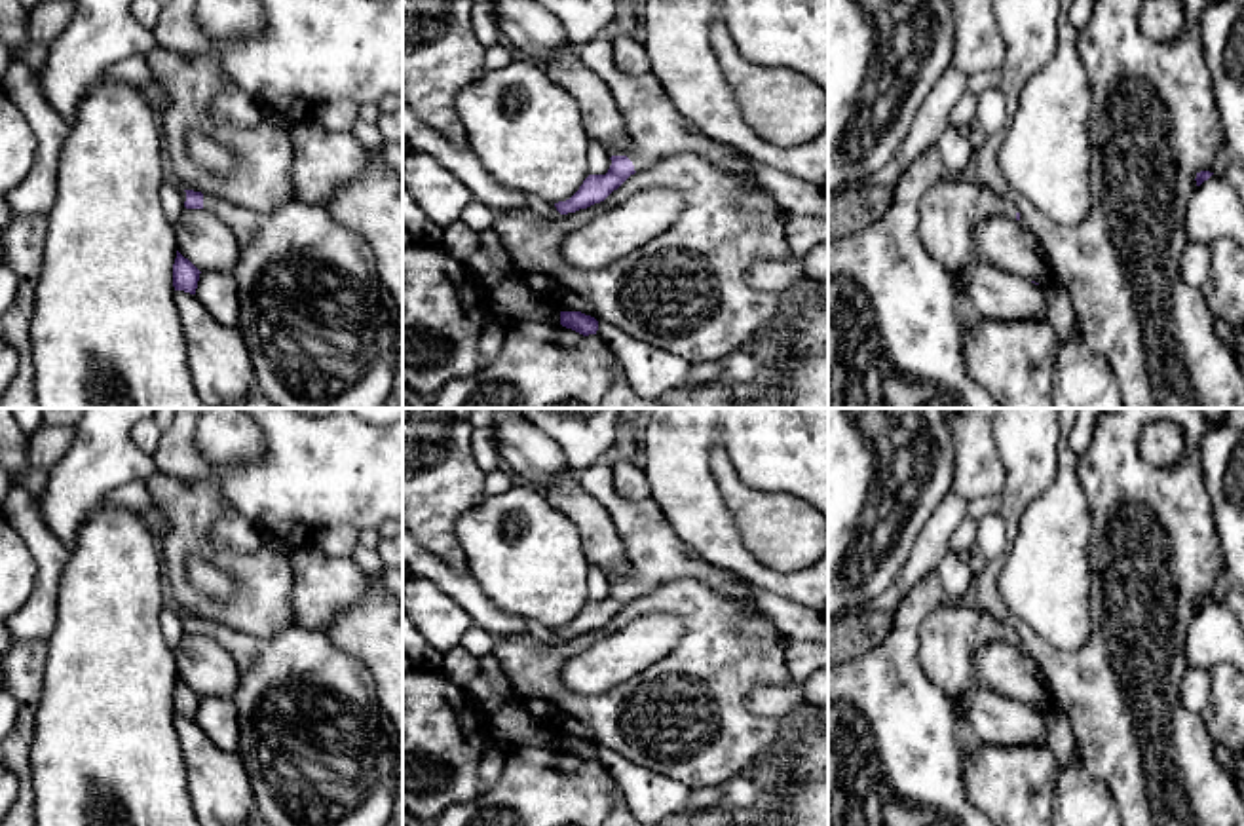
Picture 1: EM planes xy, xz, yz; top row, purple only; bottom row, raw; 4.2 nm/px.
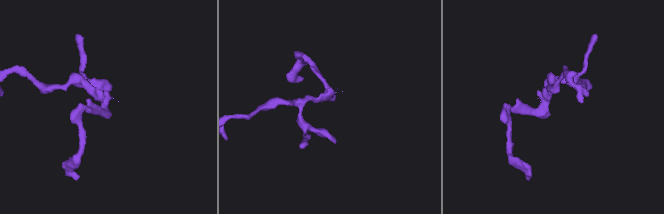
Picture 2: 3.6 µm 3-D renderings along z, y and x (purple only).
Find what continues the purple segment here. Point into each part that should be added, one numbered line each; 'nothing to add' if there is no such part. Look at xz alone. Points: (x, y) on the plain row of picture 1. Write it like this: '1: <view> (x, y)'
1: xz (658, 555)

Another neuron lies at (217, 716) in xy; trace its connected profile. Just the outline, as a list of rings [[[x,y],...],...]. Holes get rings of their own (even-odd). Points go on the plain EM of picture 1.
[[[207,695],[199,699],[196,723],[222,750],[237,754],[243,746],[236,703],[228,697]]]

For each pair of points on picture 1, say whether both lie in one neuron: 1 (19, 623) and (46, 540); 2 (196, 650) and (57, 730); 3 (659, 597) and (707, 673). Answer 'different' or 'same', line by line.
1: same
2: different
3: same

